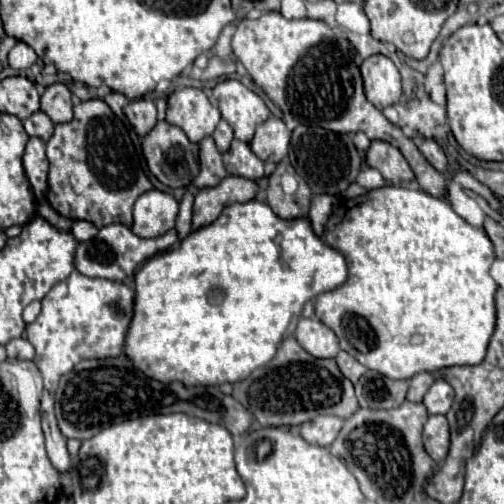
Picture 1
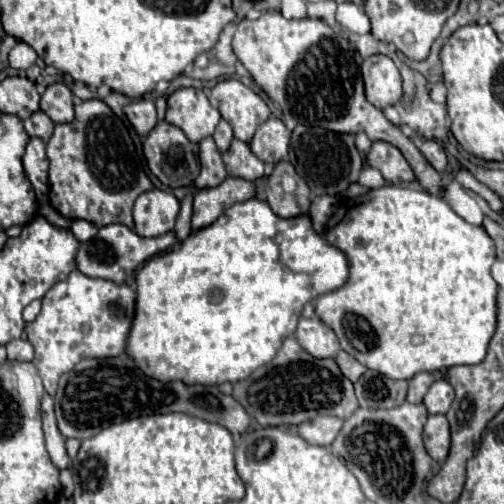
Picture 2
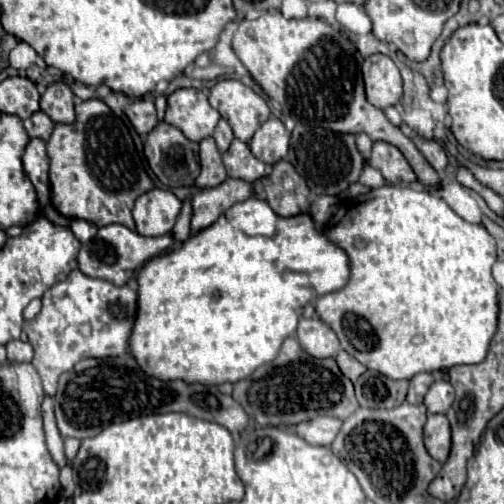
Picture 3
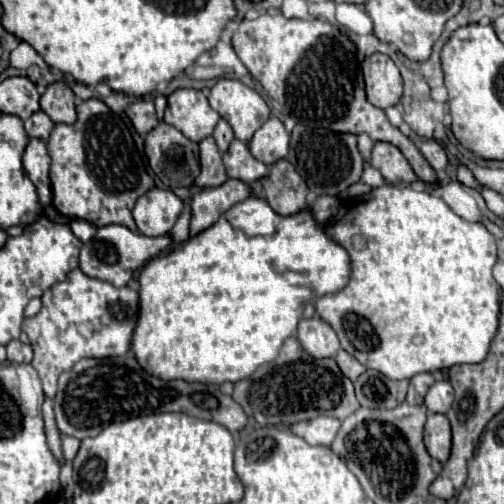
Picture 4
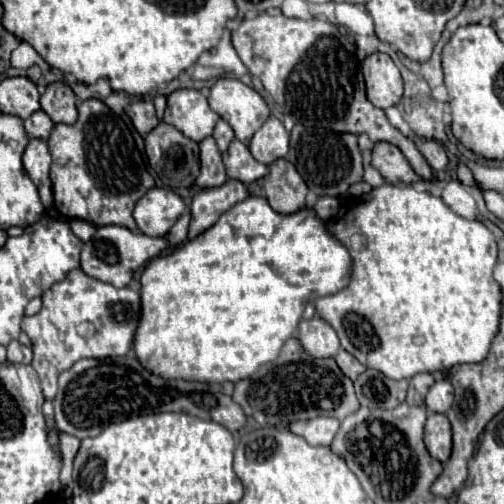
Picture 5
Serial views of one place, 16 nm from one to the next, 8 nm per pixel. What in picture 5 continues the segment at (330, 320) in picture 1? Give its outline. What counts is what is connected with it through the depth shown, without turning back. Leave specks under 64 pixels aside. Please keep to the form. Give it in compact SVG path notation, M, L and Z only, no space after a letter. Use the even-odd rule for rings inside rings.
M382 184L368 194L362 194L358 198L348 198L338 208L336 216L332 220L328 220L328 230L348 248L348 252L352 256L352 280L344 290L340 290L332 296L318 298L314 302L314 306L316 306L318 316L324 318L336 330L336 334L342 342L342 348L348 350L352 356L356 356L366 368L376 368L378 372L384 372L384 376L388 376L392 380L402 380L402 378L412 378L418 372L448 370L456 364L474 364L474 362L480 362L486 358L490 344L492 344L492 340L500 328L502 288L492 276L494 266L498 262L498 246L494 240L494 234L480 220L466 220L466 218L454 214L440 198L436 198L428 192L418 192L412 186Z

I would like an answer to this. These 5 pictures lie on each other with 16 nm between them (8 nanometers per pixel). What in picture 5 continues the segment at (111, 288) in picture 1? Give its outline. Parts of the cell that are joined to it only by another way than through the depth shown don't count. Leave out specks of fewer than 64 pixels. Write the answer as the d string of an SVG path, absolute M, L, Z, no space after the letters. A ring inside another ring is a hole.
M72 270L62 282L52 284L42 294L42 310L22 318L22 330L32 340L32 368L42 382L46 400L56 396L58 374L82 358L124 356L132 350L134 334L140 322L140 294L132 288L114 288L112 284L90 278L82 270Z

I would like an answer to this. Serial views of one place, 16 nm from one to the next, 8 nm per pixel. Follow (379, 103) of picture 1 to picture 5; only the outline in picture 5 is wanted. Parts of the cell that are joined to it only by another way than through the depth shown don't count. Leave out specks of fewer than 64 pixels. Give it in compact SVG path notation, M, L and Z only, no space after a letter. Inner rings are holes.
M374 52L362 64L368 100L376 108L396 106L402 98L402 76L388 54Z

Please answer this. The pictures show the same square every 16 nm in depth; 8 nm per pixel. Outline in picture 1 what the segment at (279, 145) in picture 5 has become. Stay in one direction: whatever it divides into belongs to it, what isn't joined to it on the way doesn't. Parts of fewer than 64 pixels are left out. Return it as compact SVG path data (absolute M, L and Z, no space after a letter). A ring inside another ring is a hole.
M268 118L258 126L254 140L250 142L252 152L264 162L280 162L286 158L290 146L290 132L280 118Z

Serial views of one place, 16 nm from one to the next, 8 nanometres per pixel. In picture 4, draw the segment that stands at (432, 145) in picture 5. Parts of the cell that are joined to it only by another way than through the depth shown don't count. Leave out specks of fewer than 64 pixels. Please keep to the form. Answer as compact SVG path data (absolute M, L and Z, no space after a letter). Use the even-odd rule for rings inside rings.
M424 140L424 144L420 146L420 152L424 154L424 158L428 160L428 164L436 172L442 172L446 168L446 164L448 164L446 152L444 152L444 148L436 140Z

